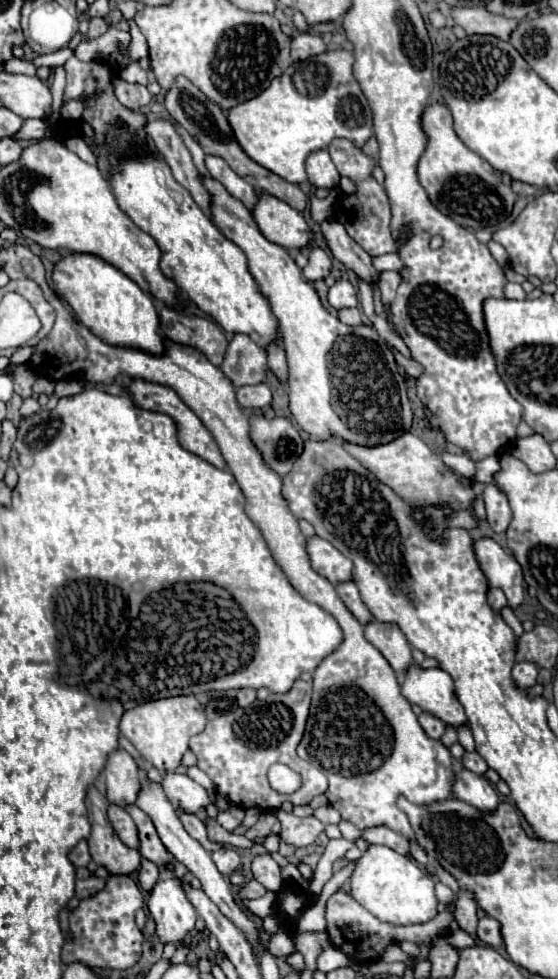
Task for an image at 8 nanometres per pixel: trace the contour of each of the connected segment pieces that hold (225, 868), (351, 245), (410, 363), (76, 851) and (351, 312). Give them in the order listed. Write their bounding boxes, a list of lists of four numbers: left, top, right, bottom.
[[211,845,239,875],[321,219,379,283],[389,345,421,377],[69,841,91,867],[339,307,361,325]]

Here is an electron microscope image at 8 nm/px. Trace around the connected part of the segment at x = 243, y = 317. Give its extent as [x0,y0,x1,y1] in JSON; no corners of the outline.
[111,155,281,349]

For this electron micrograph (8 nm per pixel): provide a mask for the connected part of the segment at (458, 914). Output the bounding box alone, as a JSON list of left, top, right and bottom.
[455,889,477,935]

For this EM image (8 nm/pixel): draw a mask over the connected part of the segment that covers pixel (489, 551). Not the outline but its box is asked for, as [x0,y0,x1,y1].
[475,539,523,607]

